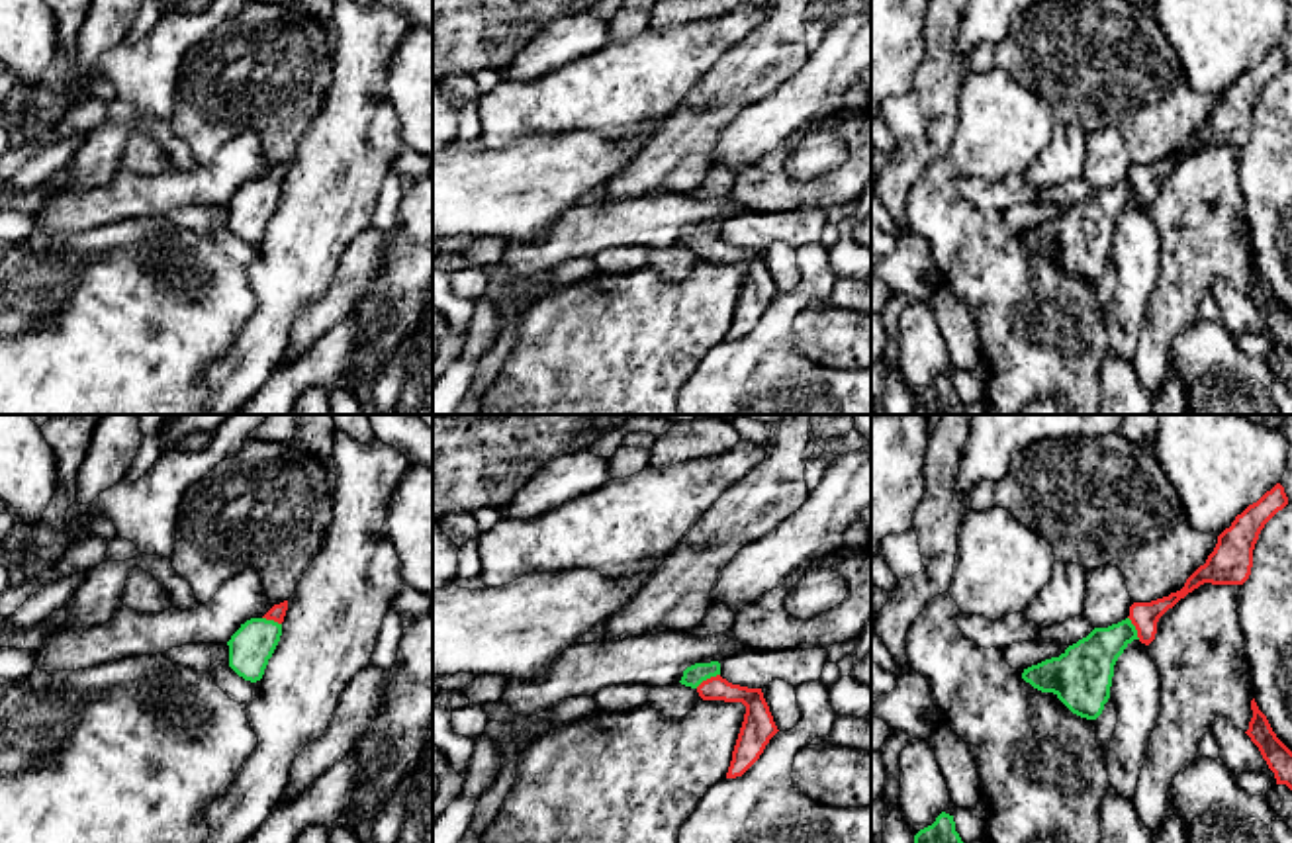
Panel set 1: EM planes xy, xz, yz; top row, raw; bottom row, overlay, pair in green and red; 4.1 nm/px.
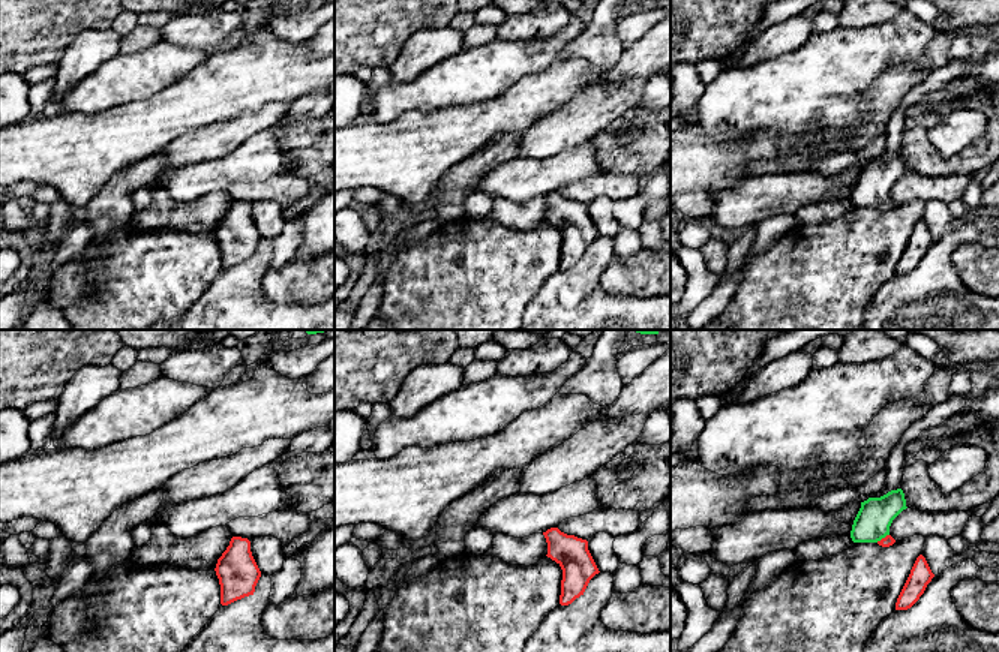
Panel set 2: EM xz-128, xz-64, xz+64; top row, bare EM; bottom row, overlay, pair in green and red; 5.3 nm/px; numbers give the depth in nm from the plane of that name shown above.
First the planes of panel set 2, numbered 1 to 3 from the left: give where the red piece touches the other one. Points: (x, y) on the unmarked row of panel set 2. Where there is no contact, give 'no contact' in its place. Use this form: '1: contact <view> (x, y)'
1: no contact
2: no contact
3: contact xz+64 (882, 201)

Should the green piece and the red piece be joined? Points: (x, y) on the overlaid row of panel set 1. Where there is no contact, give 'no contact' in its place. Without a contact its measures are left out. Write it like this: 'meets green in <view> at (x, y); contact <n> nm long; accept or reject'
meets green in xz at (707, 677); contact 120 nm long; accept

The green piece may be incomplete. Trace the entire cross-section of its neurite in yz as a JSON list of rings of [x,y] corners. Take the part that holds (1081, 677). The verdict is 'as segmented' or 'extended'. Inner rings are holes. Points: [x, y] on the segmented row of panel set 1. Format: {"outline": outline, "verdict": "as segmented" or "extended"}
{"outline": [[[1276,483],[1218,536],[1206,563],[1186,579],[1180,591],[1151,602],[1133,602],[1126,620],[1094,628],[1059,657],[1024,669],[1022,679],[1041,692],[1053,692],[1073,714],[1096,720],[1110,698],[1114,665],[1124,649],[1133,640],[1149,645],[1159,618],[1200,585],[1243,585],[1251,575],[1261,530],[1286,505],[1284,487]]], "verdict": "extended"}

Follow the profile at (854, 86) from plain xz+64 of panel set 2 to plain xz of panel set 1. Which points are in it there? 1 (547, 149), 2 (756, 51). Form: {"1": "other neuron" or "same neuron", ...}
{"1": "other neuron", "2": "other neuron"}

